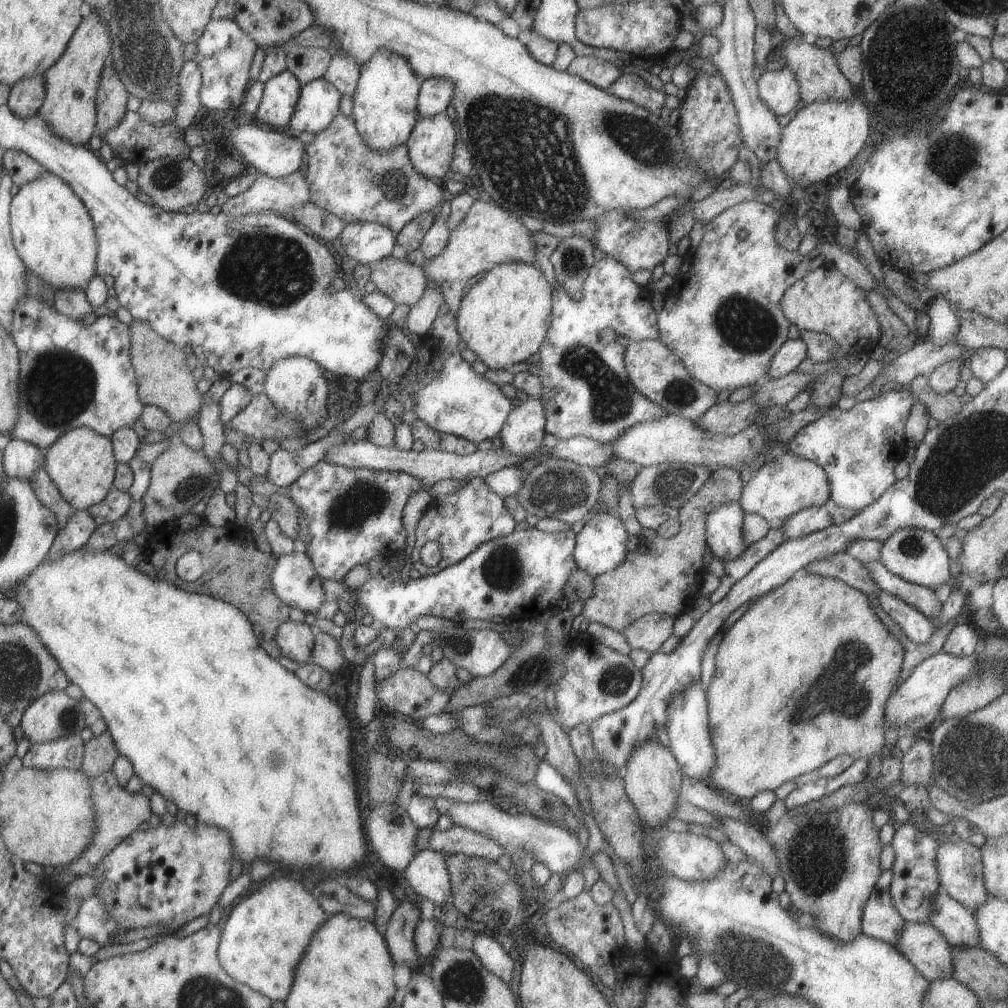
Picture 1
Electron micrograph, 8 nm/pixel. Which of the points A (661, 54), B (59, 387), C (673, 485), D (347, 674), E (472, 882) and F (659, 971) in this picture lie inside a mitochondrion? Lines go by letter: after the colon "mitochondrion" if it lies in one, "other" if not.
A: other
B: mitochondrion
C: mitochondrion
D: other
E: mitochondrion
F: other

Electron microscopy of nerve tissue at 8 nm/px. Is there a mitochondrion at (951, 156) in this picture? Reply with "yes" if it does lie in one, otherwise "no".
yes

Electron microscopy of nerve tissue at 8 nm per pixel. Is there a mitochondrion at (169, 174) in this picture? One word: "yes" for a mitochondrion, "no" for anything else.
yes

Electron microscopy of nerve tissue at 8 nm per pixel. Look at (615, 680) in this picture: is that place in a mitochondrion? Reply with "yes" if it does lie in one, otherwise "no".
yes

